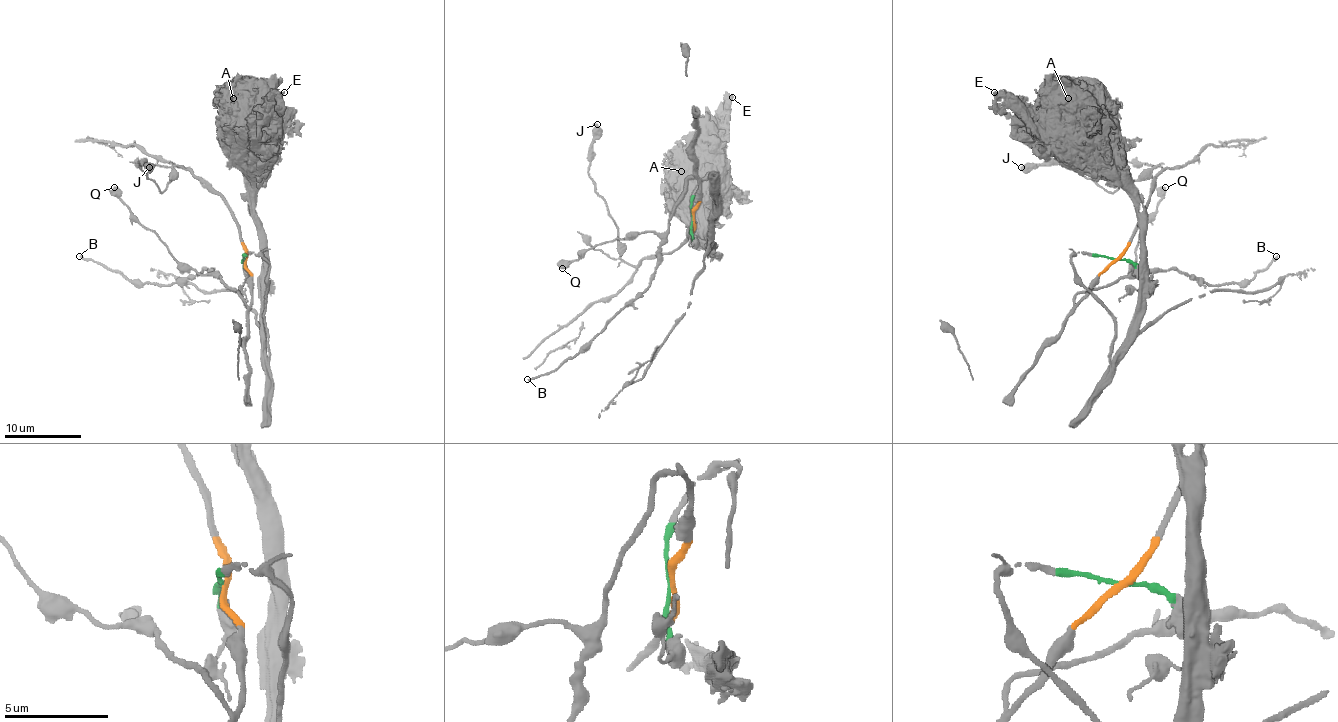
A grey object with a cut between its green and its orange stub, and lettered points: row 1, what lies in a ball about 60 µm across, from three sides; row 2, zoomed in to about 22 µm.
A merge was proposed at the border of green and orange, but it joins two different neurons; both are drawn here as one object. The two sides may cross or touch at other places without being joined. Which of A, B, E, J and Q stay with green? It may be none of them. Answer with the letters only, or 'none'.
A, E

